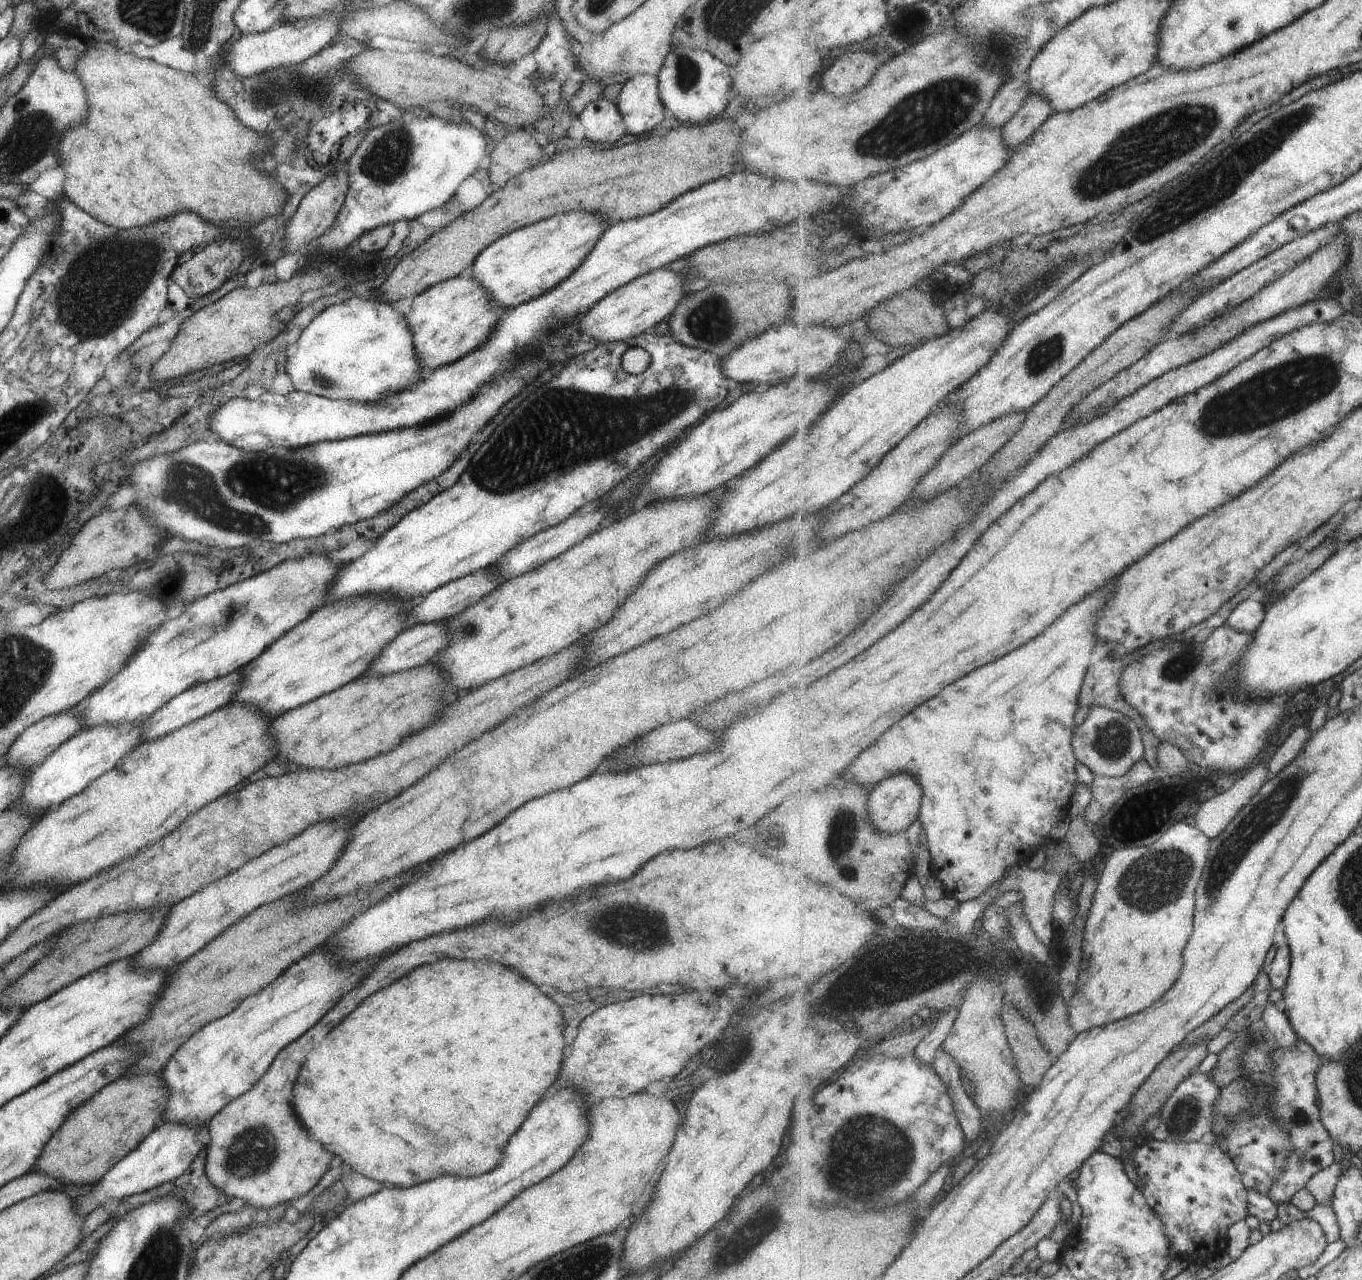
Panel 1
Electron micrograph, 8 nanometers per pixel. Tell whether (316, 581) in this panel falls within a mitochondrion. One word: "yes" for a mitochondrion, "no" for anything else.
no

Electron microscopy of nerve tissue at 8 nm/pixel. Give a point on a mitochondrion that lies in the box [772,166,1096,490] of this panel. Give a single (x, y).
(1040, 358)

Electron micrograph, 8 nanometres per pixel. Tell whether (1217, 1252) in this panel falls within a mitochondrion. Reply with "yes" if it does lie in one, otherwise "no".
no

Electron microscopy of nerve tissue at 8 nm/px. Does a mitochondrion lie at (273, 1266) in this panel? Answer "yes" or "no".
no

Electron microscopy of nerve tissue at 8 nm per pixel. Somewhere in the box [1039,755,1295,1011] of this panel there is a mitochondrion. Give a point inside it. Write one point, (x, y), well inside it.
(1153, 881)

